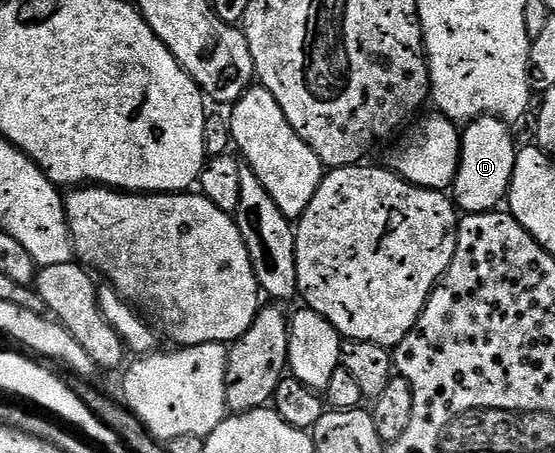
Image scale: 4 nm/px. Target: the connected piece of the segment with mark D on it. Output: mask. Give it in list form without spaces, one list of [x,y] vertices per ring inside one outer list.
[[[487,116],[474,119],[461,131],[462,151],[458,157],[458,171],[452,187],[452,198],[459,211],[479,214],[497,210],[503,205],[510,193],[516,153],[510,130],[511,127],[502,119]]]

